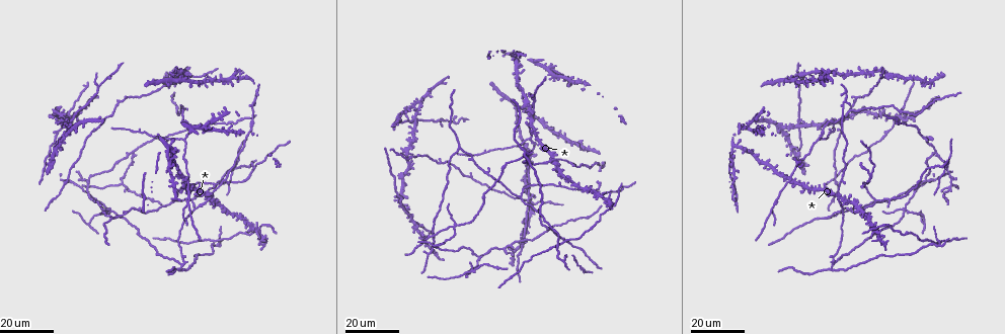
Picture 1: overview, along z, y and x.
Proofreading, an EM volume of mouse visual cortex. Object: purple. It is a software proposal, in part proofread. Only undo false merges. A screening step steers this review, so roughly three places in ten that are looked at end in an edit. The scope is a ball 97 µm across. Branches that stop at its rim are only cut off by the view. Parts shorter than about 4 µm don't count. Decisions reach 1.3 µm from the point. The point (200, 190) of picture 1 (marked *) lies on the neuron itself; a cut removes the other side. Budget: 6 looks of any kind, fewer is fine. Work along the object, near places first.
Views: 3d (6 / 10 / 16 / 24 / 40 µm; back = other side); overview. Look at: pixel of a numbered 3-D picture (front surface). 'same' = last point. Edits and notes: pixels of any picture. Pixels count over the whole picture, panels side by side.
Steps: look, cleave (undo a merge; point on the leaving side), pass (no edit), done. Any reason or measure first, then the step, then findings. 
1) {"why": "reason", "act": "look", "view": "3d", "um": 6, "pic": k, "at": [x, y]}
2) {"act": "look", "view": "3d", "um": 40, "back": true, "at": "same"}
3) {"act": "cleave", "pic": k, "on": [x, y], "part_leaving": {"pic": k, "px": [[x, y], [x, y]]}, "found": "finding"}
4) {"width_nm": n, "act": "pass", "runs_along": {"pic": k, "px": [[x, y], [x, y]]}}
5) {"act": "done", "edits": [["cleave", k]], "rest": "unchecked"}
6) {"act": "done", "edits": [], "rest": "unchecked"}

{"why": "sudden change in width", "act": "look", "view": "3d", "um": 24, "pic": 1, "at": [835, 123]}

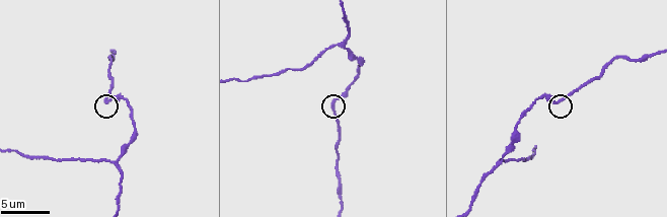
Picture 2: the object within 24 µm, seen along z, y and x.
{"why": "closer look", "act": "look", "view": "3d", "um": 6, "pic": 2, "at": [556, 101]}

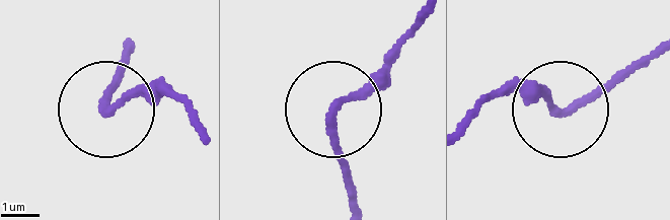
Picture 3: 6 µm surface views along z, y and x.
{"act": "pass", "runs_along": {"pic": 3, "px": [[425, 14], [331, 111], [348, 195]]}, "found": "all the same neuron"}

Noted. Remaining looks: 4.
{"why": "three arms meet", "act": "look", "view": "3d", "um": 16, "pic": 1, "at": [935, 152]}

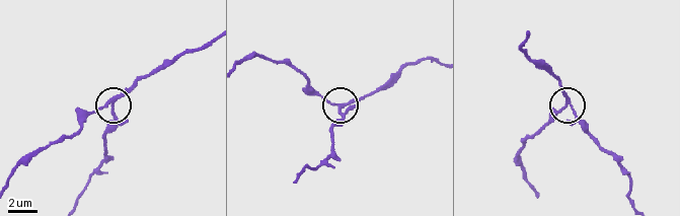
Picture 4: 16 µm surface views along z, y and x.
{"act": "look", "view": "3d", "um": 10, "pic": 4, "at": [569, 104]}

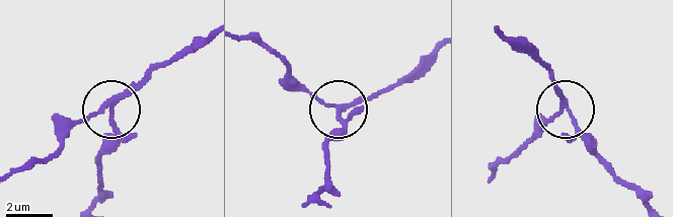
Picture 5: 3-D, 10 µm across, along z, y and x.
{"act": "cleave", "pic": 5, "on": [127, 134], "part_leaving": {"pic": 5, "px": [[108, 107], [114, 135], [90, 205]]}, "found": "a second neuron is stuck on"}

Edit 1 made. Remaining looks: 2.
{"act": "done", "edits": [["cleave", 5]], "rest": "unchecked"}

